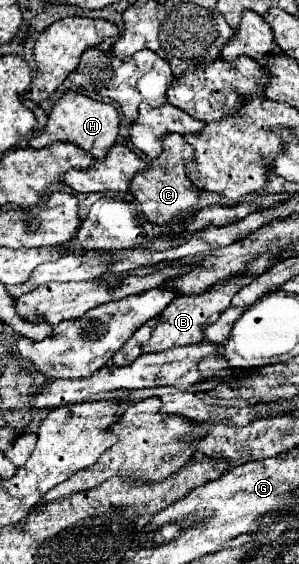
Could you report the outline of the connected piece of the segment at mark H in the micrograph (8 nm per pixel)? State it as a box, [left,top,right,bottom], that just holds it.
[30,92,120,160]

